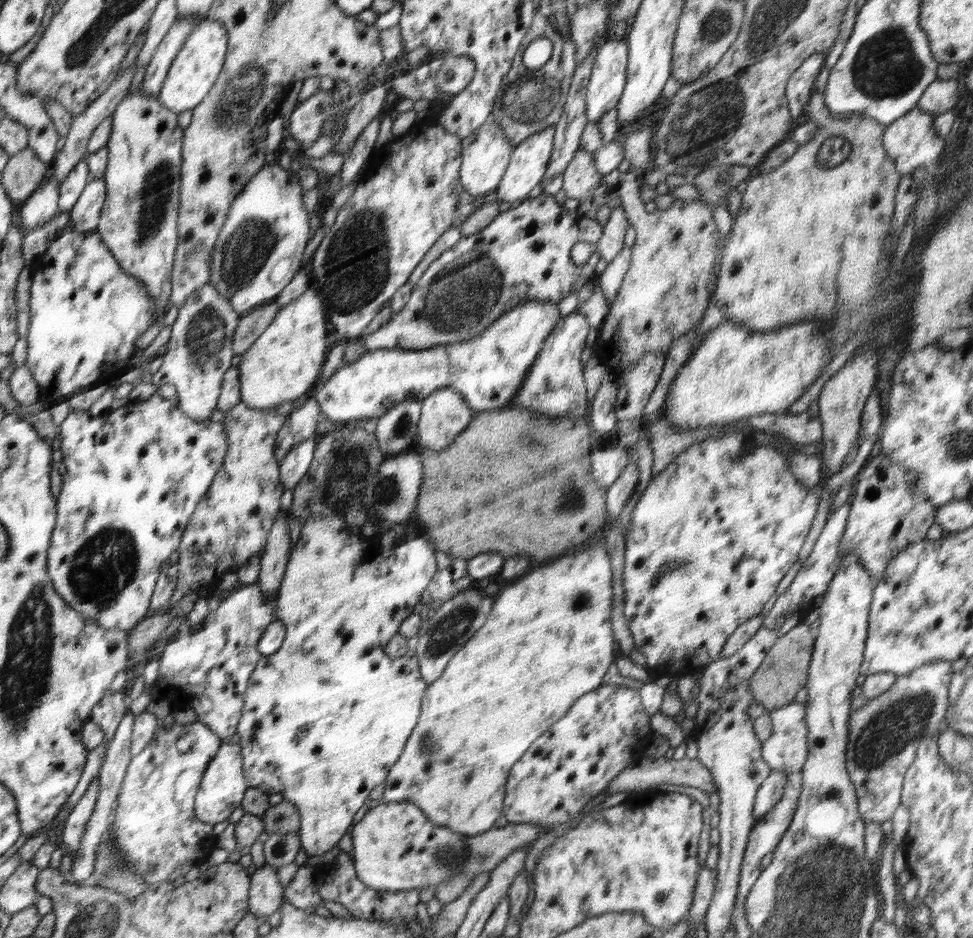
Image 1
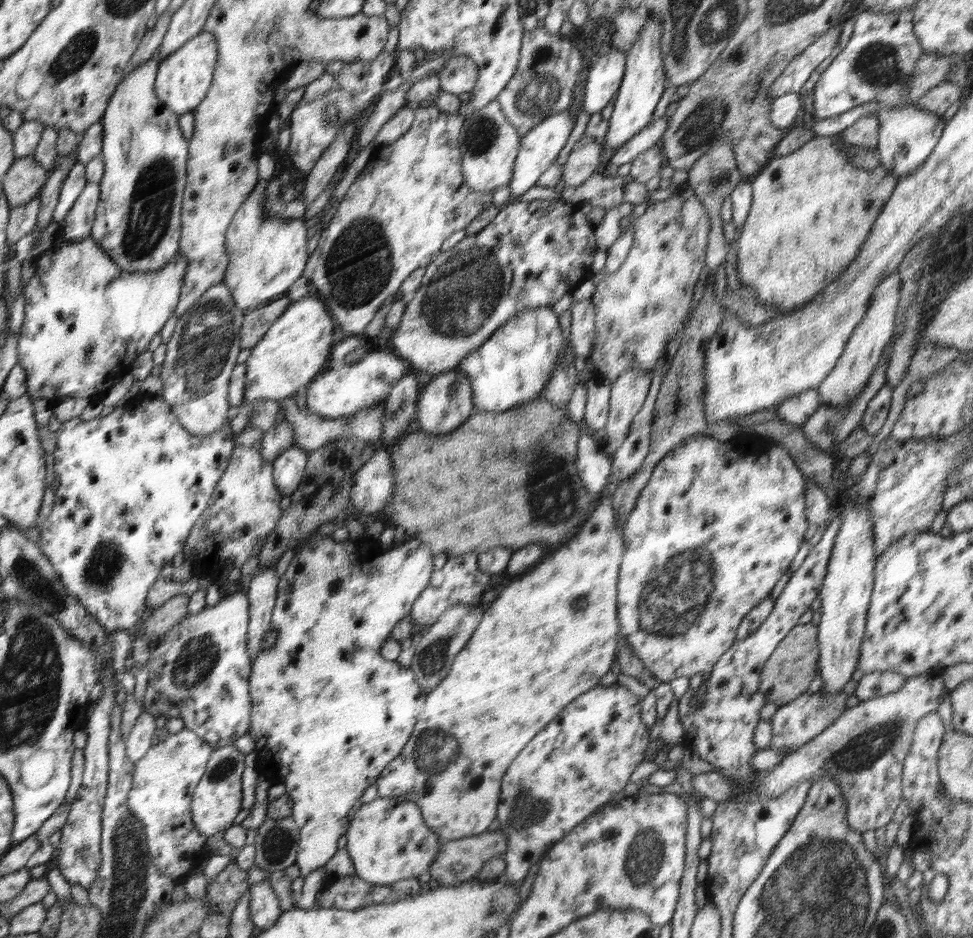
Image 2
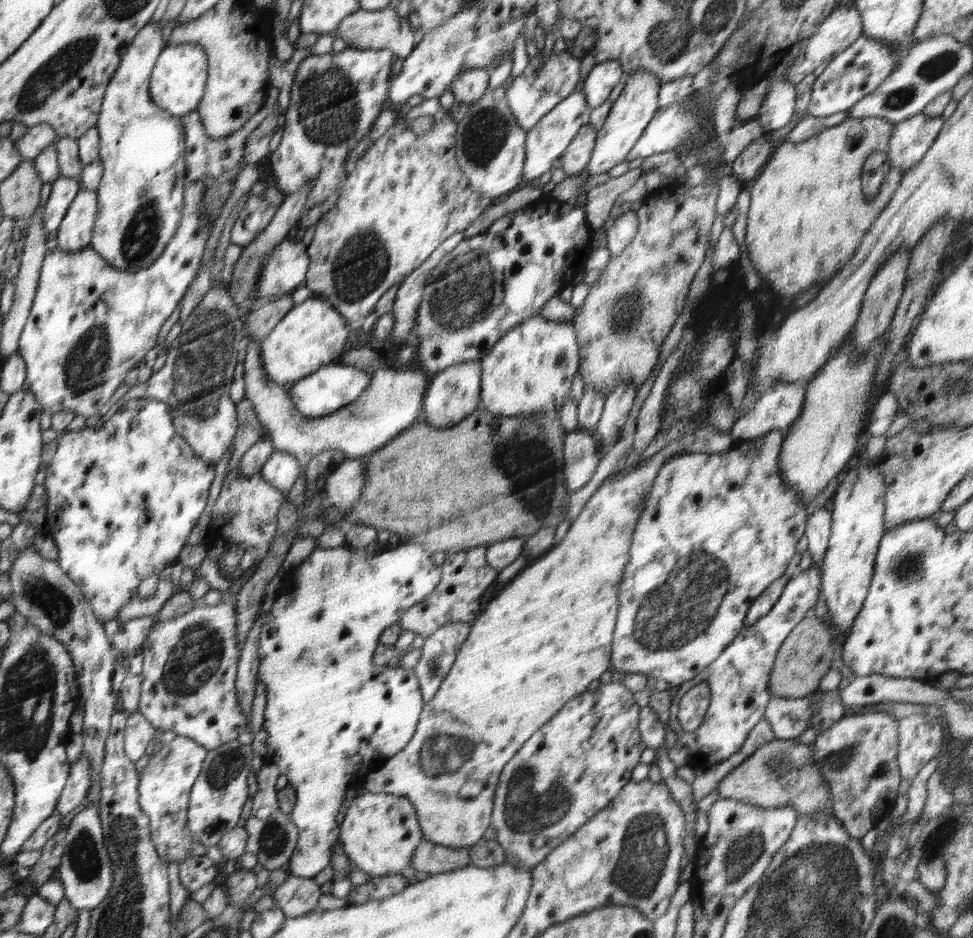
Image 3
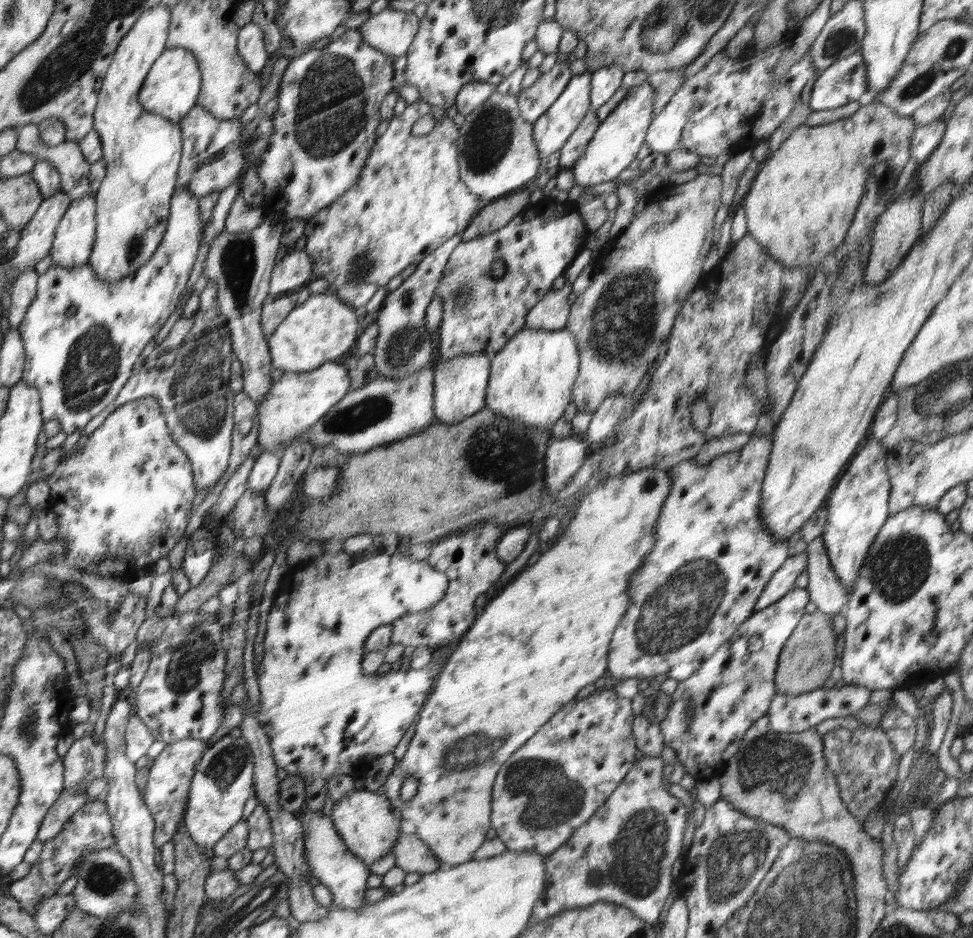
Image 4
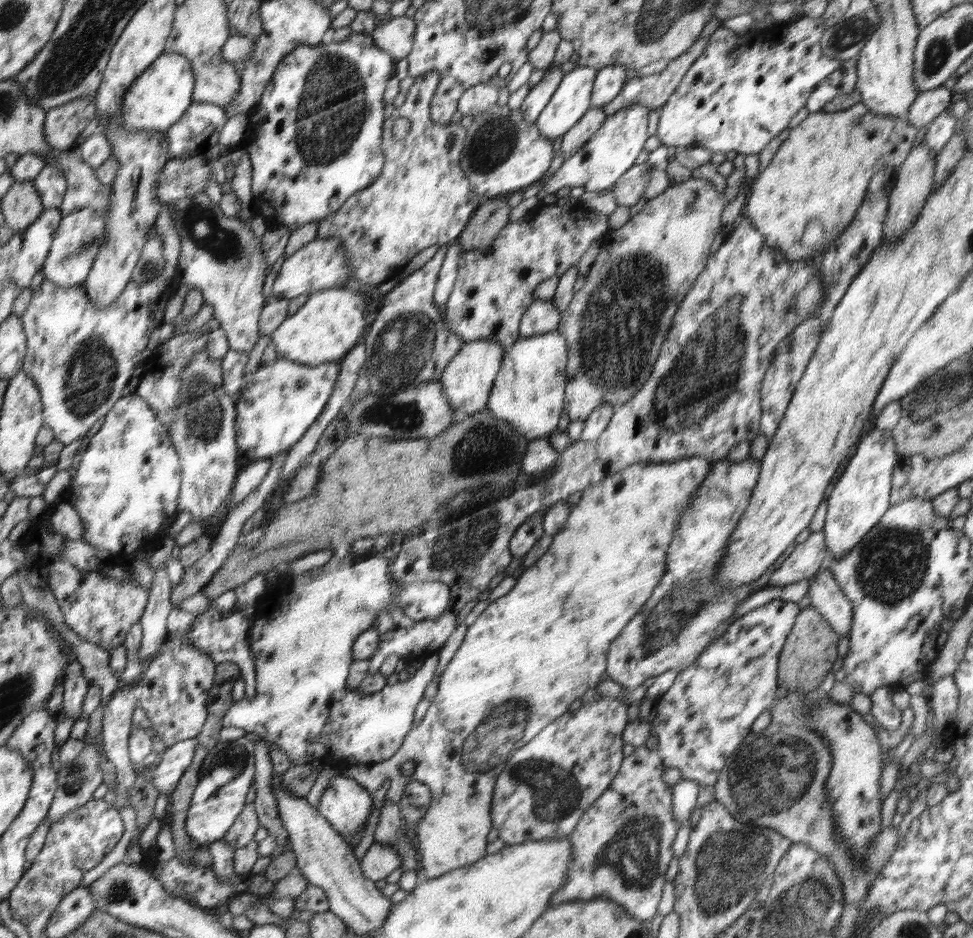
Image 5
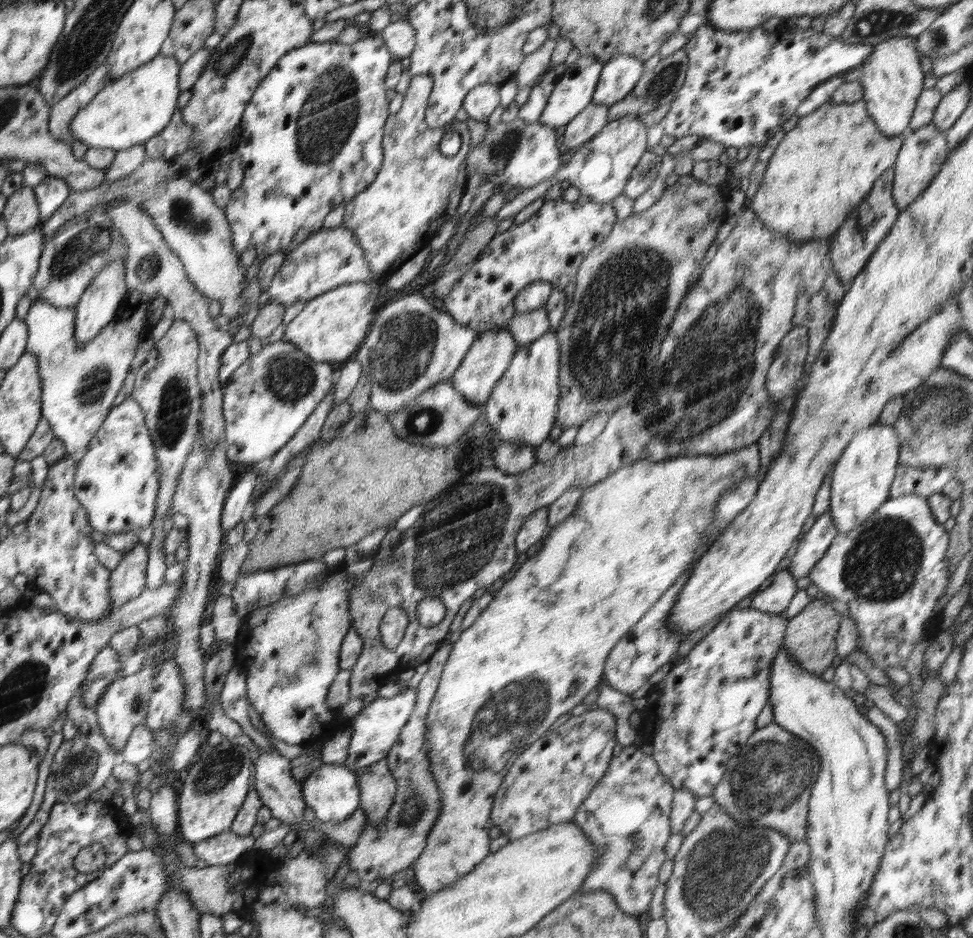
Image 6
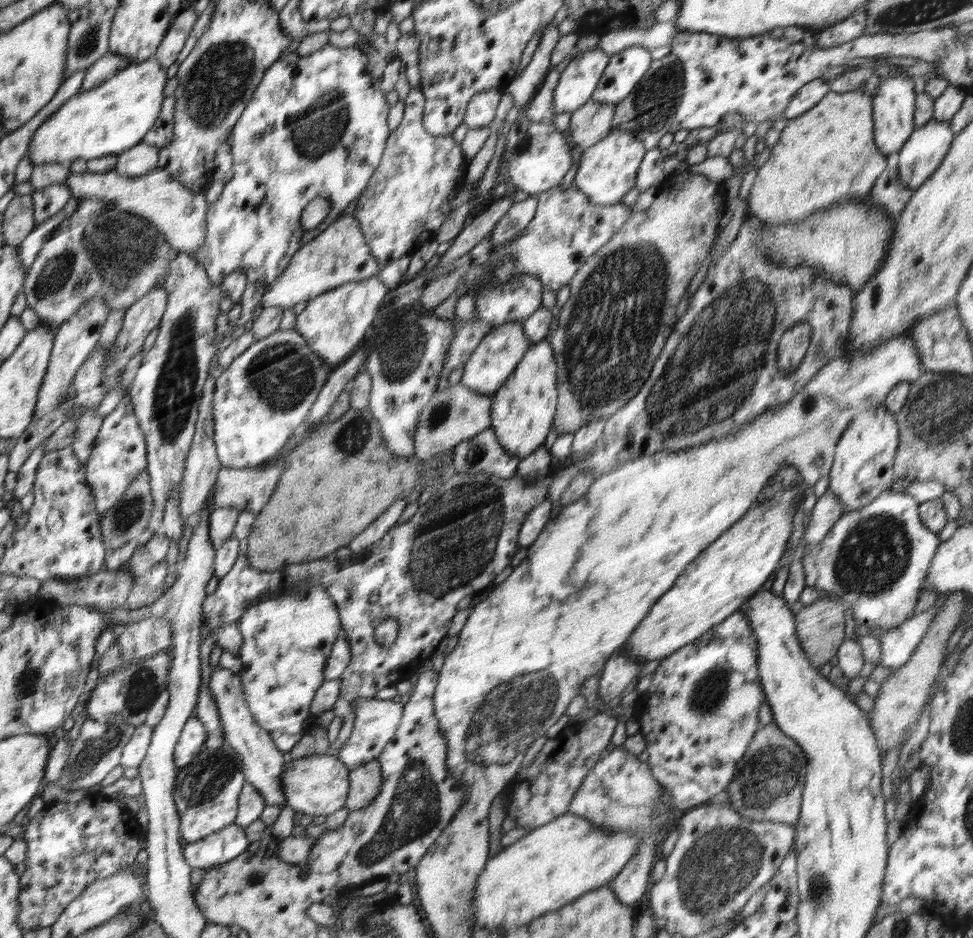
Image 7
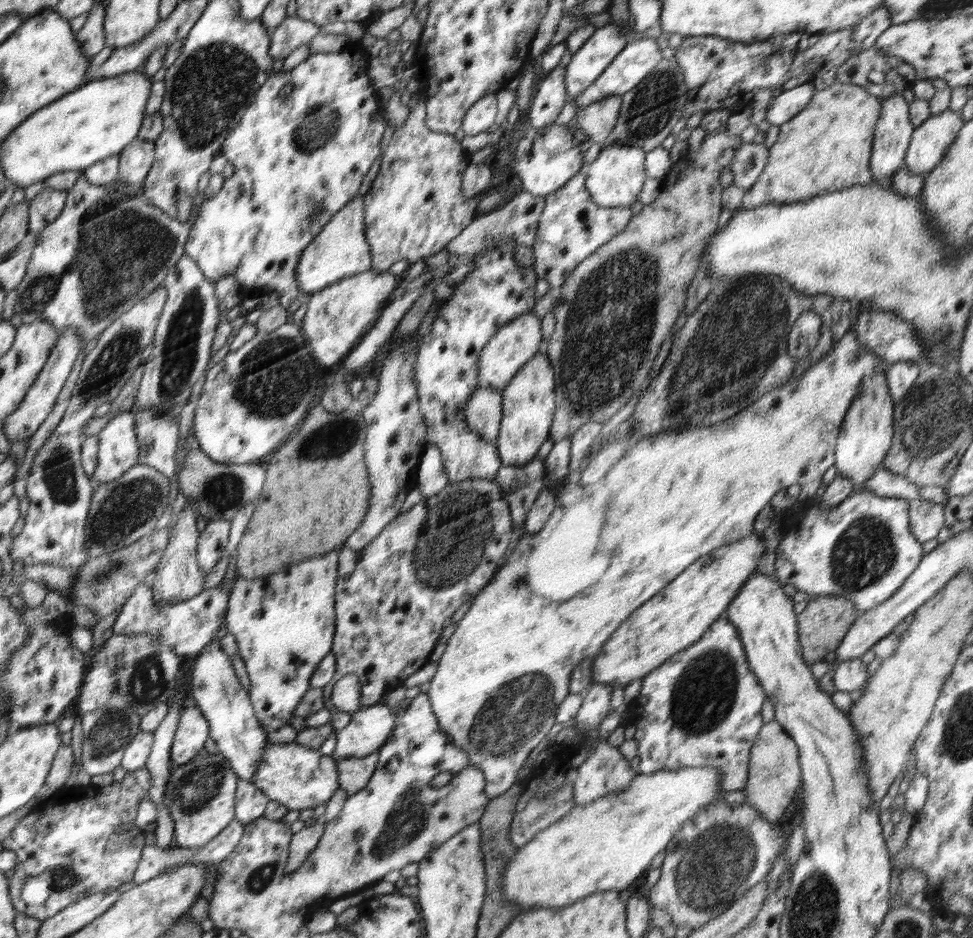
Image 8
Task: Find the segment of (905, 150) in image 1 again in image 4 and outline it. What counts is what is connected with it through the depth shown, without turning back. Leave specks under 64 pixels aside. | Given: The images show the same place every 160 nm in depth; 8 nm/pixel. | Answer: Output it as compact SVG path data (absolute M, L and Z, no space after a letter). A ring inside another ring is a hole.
M940 119L930 124L914 124L914 133L912 133L910 158L913 158L918 164L924 163L942 140L946 124Z

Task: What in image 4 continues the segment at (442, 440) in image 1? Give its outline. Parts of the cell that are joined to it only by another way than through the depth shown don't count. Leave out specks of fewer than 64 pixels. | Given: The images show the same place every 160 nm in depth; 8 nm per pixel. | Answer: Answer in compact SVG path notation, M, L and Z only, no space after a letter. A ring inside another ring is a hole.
M466 353L449 359L440 359L433 366L433 407L436 423L454 424L486 408L485 400L490 375L491 356L484 353Z

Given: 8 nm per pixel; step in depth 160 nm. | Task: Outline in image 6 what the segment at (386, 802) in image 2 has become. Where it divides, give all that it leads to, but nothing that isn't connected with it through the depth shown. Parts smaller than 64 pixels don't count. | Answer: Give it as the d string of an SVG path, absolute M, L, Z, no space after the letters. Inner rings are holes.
M322 763L303 780L301 787L304 801L316 813L316 821L342 822L360 808L361 789L358 774L345 765Z

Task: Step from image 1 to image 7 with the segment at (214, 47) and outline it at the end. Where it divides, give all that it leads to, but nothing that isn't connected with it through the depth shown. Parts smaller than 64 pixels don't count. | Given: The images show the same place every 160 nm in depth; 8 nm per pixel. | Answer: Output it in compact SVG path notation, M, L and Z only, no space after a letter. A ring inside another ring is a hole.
M152 57L141 63L132 63L112 78L105 80L90 92L80 92L63 102L48 122L37 130L29 146L30 161L34 167L44 163L71 164L79 159L120 155L143 142L146 132L154 126L162 104L166 100L167 68Z

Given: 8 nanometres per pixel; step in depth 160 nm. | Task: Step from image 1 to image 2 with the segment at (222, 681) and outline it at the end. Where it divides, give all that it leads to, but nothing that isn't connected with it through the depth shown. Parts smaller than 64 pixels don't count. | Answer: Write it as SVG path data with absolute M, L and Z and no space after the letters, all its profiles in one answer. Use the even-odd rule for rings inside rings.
M236 592L226 598L221 599L216 606L206 607L198 615L186 614L178 624L175 624L169 633L158 637L153 642L150 657L147 662L147 669L150 671L149 681L143 698L143 711L152 715L154 719L164 717L166 721L172 718L180 718L184 721L184 726L188 730L195 731L199 736L205 739L213 748L222 748L228 745L234 745L234 741L240 736L244 736L249 731L250 718L252 718L252 696L249 694L249 678L252 674L252 659L249 655L249 622L251 604L249 596L241 592Z

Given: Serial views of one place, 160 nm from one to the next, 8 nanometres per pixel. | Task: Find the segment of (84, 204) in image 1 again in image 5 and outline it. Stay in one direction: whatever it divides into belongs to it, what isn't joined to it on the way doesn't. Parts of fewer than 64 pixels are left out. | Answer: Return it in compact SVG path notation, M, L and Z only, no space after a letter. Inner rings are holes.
M81 208L65 215L60 223L49 256L40 270L44 272L45 280L56 282L58 286L84 284L104 241L105 218L93 208Z

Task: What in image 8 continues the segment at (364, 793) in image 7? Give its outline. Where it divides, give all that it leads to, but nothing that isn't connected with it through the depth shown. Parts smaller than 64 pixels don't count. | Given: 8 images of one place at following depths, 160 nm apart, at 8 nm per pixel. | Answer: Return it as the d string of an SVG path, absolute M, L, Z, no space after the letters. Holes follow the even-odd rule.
M370 753L362 758L350 757L344 760L336 759L336 761L342 788L347 792L347 796L351 797L355 792L362 790L374 774L377 755Z

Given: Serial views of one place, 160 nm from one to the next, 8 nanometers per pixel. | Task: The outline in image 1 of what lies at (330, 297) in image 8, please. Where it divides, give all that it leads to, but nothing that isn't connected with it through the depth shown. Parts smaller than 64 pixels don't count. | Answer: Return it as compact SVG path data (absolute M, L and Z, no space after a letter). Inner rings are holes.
M311 285L294 302L283 306L246 352L240 354L241 401L250 408L271 409L277 404L296 400L312 388L323 370L326 358L326 312L322 298Z

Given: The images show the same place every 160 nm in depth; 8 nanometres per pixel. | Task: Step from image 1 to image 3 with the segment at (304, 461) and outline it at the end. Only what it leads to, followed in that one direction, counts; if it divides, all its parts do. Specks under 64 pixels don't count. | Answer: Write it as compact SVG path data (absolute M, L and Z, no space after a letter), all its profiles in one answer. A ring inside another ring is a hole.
M274 451L259 470L259 474L264 475L264 478L278 490L288 492L300 474L300 467L292 453Z

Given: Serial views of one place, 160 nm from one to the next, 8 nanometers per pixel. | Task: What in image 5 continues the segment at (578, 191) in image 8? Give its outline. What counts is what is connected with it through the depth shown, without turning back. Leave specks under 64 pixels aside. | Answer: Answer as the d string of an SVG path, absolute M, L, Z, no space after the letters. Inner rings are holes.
M570 201L568 204L562 205L562 202L554 202L553 205L538 204L532 212L528 212L525 216L517 221L508 222L507 226L502 228L502 231L496 236L495 241L493 241L488 248L483 250L461 250L458 273L453 286L453 290L449 296L447 303L444 305L443 313L444 319L449 328L450 332L456 333L463 342L480 341L482 338L488 339L490 341L496 341L498 344L502 345L505 351L510 350L511 346L519 339L519 322L524 314L524 311L534 302L533 292L536 286L540 284L543 280L552 278L554 276L561 277L568 269L575 268L578 264L582 254L592 246L594 242L598 242L607 232L608 232L608 217L609 215L603 215L598 211L592 211L581 207L578 202Z

